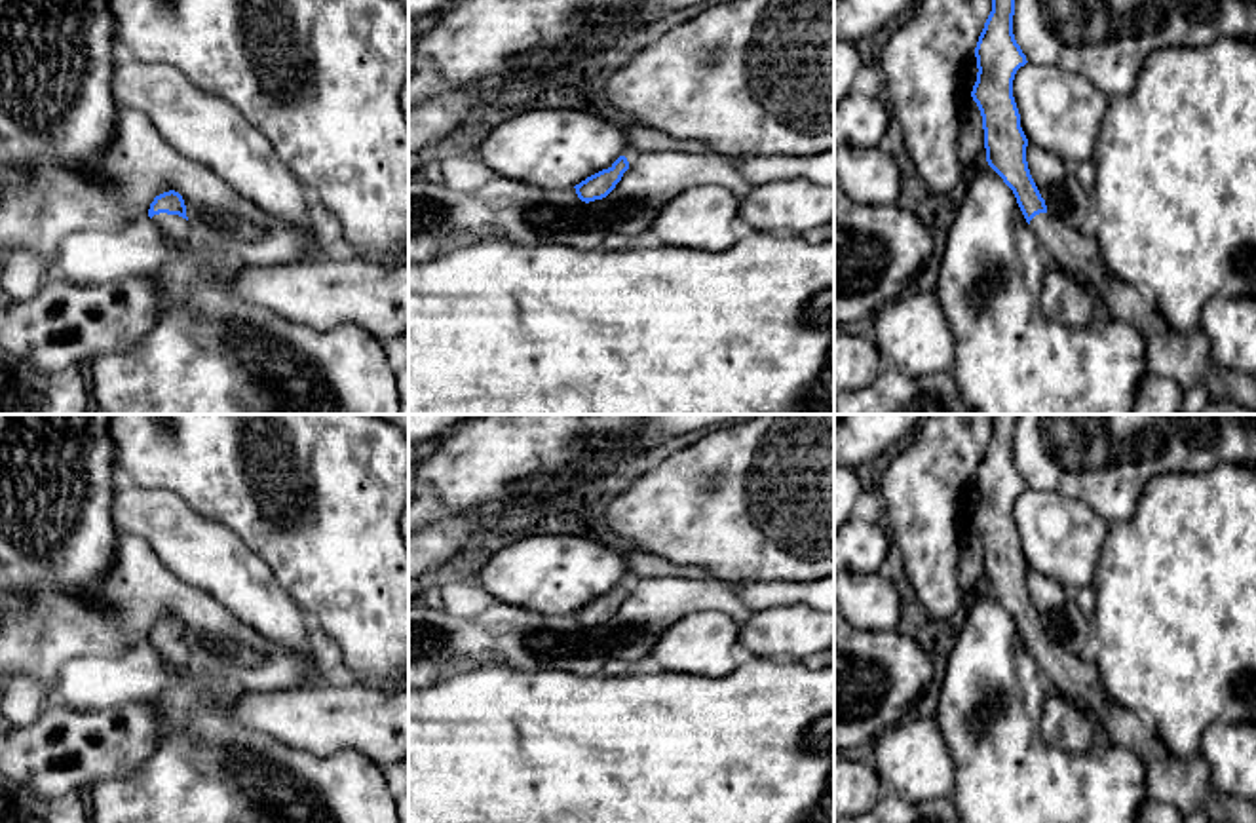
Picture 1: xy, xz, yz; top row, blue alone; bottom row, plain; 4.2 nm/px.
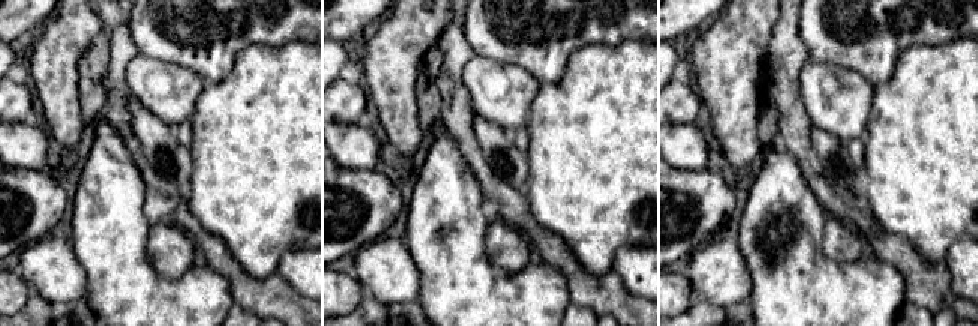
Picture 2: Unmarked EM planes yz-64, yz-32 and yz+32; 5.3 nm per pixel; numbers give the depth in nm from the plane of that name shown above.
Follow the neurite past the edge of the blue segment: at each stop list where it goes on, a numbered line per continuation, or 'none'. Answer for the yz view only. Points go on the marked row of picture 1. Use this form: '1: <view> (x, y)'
1: yz (1186, 358)

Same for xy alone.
1: xy (175, 229)

